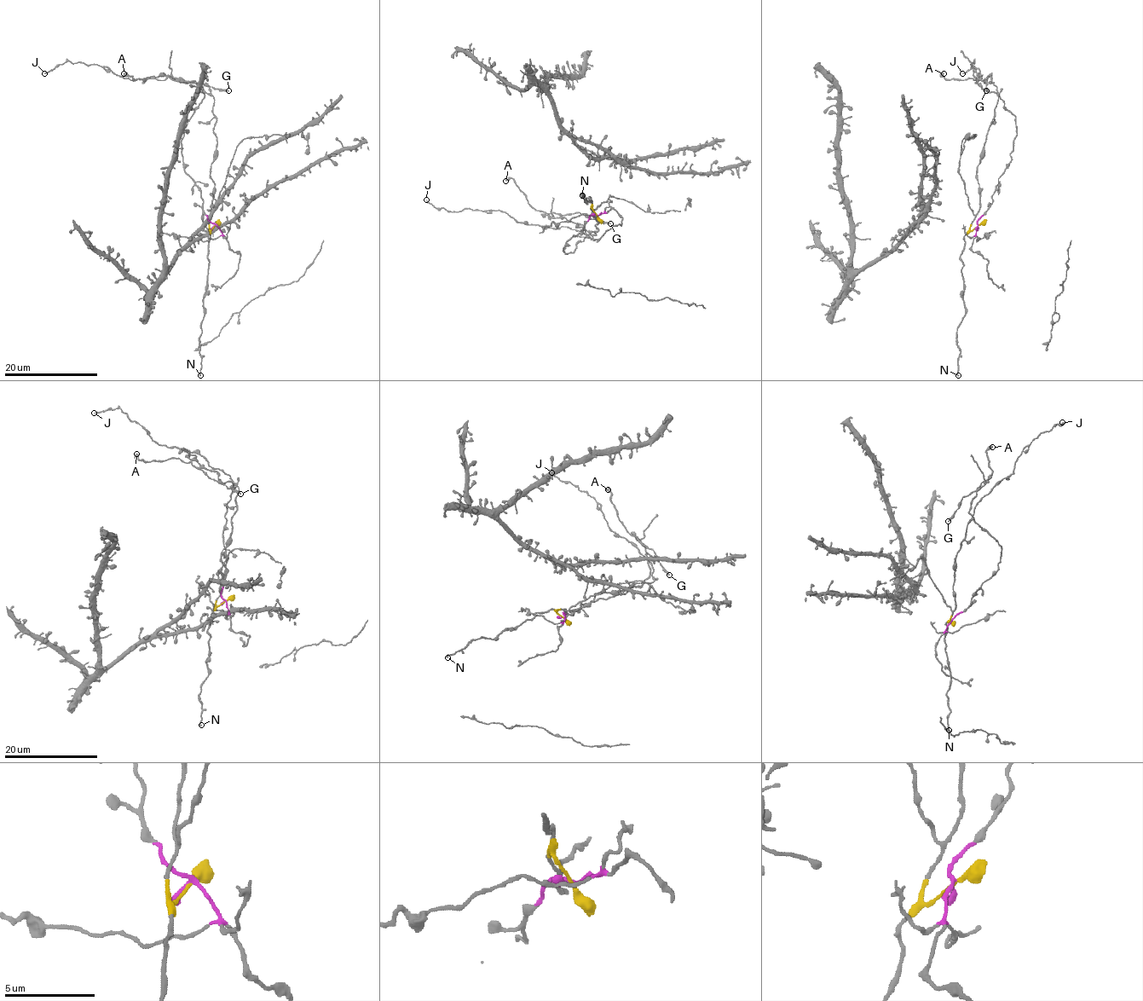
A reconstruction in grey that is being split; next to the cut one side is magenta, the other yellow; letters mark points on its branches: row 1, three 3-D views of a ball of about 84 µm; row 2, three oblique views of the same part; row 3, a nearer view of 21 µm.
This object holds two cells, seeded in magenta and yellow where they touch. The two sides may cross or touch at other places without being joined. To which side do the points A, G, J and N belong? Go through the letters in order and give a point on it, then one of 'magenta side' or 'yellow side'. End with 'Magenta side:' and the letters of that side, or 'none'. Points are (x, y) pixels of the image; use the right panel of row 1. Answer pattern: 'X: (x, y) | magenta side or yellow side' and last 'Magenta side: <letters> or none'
A: (943, 73) | magenta side
G: (986, 90) | magenta side
J: (962, 73) | yellow side
N: (958, 375) | yellow side
Magenta side: A, G

